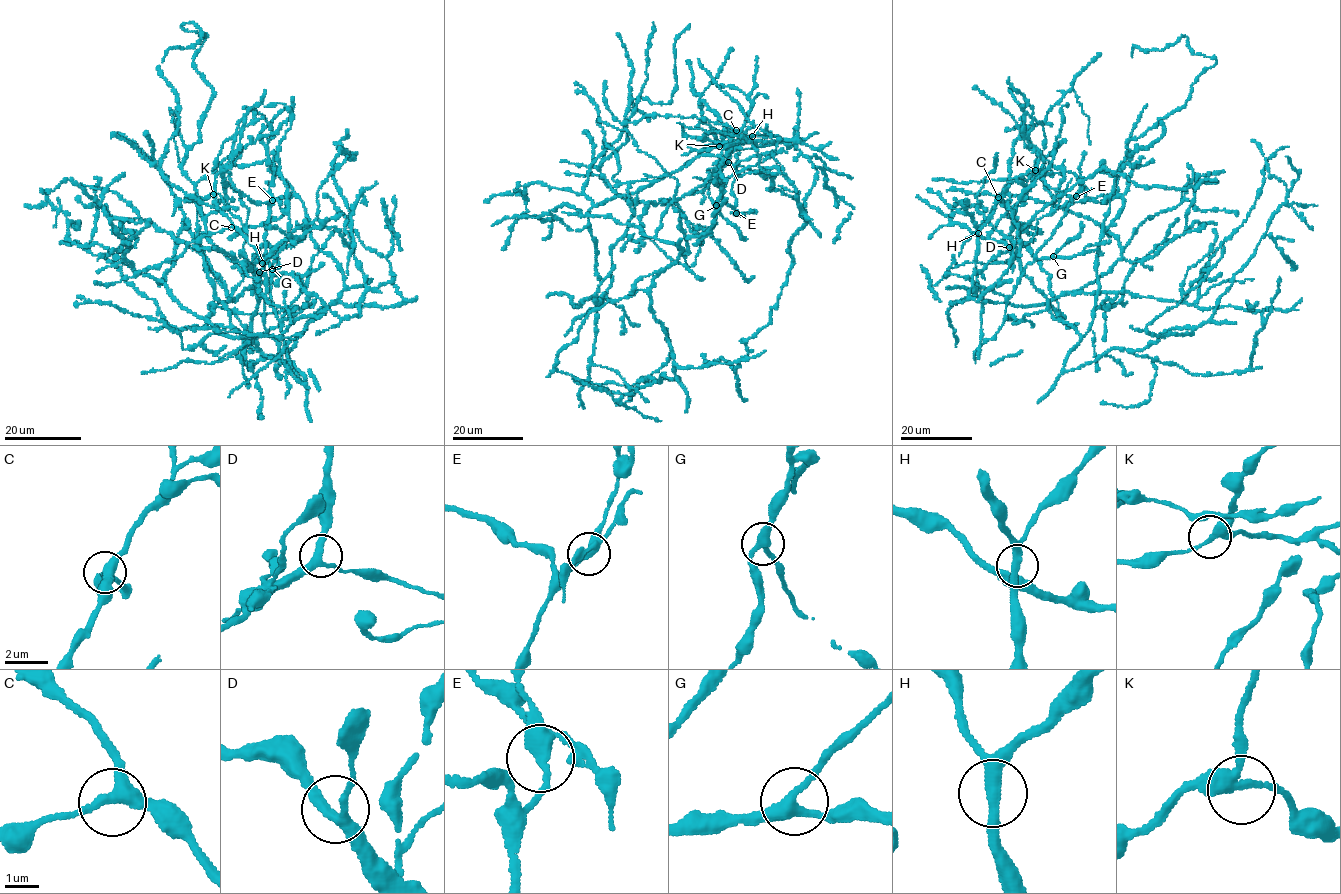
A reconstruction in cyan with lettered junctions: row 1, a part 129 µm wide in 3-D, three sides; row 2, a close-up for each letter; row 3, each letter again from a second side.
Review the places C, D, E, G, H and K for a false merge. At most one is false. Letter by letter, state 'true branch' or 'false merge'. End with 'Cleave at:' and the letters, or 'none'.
C: true branch
D: true branch
E: true branch
G: true branch
H: true branch
K: true branch
Cleave at: none

